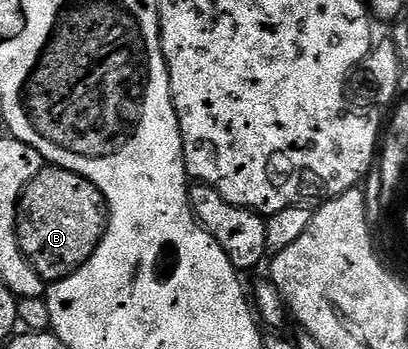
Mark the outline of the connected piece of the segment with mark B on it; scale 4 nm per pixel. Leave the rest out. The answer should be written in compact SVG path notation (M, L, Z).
M45 166L27 185L17 210L16 235L24 258L47 283L74 273L93 255L108 228L108 202L92 181L72 170Z

